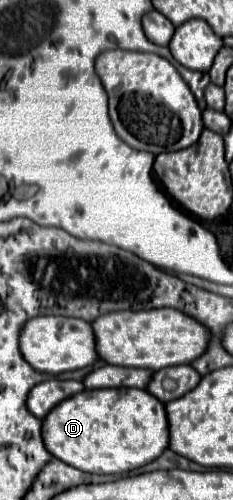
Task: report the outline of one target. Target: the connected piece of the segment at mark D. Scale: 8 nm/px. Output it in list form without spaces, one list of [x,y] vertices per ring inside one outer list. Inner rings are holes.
[[[104,388],[104,390],[84,390],[72,400],[64,400],[48,412],[42,420],[42,440],[46,450],[66,464],[92,474],[124,474],[140,468],[154,458],[158,458],[168,448],[168,420],[166,410],[160,400],[138,388]]]

